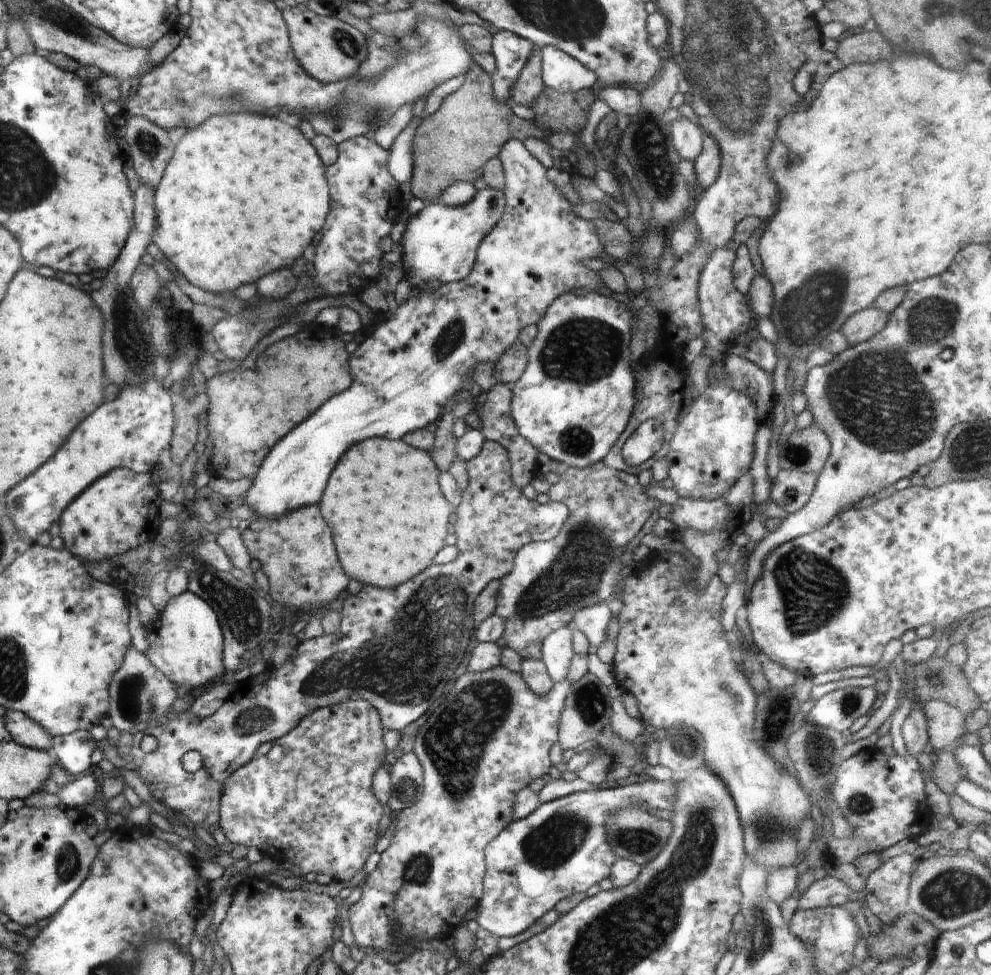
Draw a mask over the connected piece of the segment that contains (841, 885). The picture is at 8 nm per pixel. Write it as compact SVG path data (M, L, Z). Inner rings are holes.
M828 873L825 878L818 879L799 896L800 901L798 909L814 909L820 907L832 907L834 905L842 905L850 901L849 895L853 892L839 876Z

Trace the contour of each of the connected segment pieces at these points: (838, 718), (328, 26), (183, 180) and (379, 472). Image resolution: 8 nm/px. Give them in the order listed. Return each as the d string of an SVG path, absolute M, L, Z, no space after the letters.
M848 686L824 694L816 700L805 720L838 732L852 726L854 720L868 714L878 696L876 688Z
M305 4L282 11L287 24L290 44L301 67L322 84L334 84L352 76L367 54L367 38L352 25L334 16L318 15Z
M224 114L212 116L198 128L185 130L184 136L176 144L168 166L164 168L164 176L155 190L156 226L152 234L152 242L179 274L182 274L190 284L202 288L203 291L224 294L236 291L244 284L253 284L262 276L275 270L291 267L294 260L304 254L304 250L317 241L326 222L330 210L330 193L326 180L326 169L312 143L304 137L299 127L290 126L276 116L258 116L258 114Z
M384 438L358 442L342 456L330 474L319 504L322 516L332 530L334 546L346 576L378 588L396 588L434 563L434 557L444 548L444 540L448 536L450 514L456 510L438 486L438 470L432 462L431 453L414 450L402 439Z

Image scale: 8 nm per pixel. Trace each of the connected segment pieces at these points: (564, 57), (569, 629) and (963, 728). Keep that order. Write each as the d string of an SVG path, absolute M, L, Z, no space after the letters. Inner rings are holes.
M554 46L541 47L542 80L546 88L556 92L574 92L591 89L598 82L596 74Z
M566 624L564 628L550 633L542 643L540 659L546 665L553 683L562 682L568 676L569 666L575 655L572 646L574 629L572 624Z
M930 699L922 707L927 720L931 751L951 748L968 732L969 723L958 707L946 704L940 699Z

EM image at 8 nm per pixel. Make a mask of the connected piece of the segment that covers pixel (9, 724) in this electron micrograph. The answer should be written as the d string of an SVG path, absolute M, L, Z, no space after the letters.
M7 711L5 723L11 738L18 744L26 748L42 750L42 752L48 751L51 746L51 733L39 721L32 720L27 713Z

